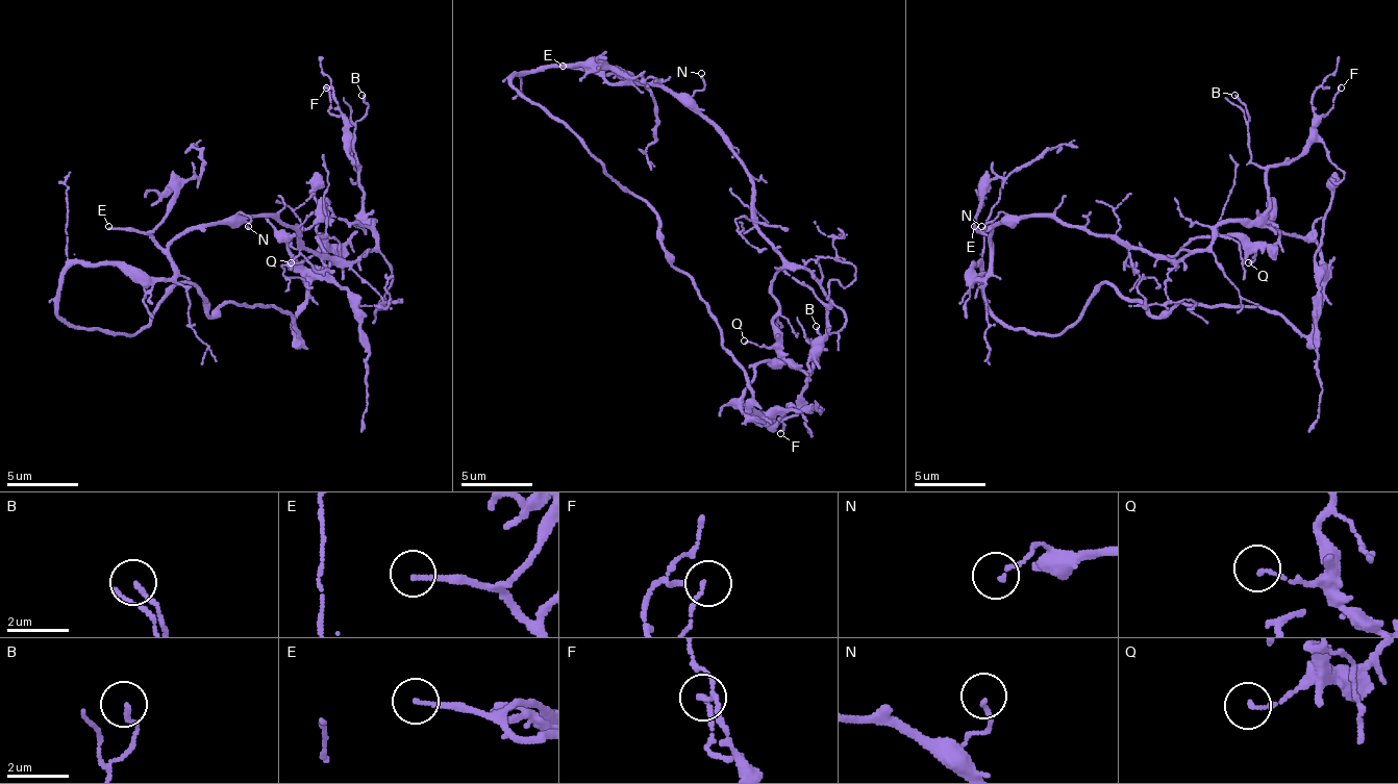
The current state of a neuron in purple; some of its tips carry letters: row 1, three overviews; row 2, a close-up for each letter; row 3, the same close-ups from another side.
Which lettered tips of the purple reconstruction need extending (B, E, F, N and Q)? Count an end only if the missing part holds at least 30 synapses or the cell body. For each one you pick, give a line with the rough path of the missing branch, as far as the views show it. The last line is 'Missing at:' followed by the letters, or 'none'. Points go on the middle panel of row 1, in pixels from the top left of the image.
E: course (563, 66), (580, 59), (620, 62), (630, 45), (648, 52), (638, 55), (627, 87), (598, 48), (580, 38)
Missing at: E

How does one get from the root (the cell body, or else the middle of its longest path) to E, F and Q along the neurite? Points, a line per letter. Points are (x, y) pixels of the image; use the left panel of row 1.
E: (73, 266), (77, 262), (130, 266), (148, 276), (170, 276), (173, 273), (173, 258), (148, 233), (108, 226)
F: (73, 266), (170, 276), (173, 241), (255, 216), (323, 255), (366, 255), (376, 226), (326, 87)
Q: (73, 266), (170, 276), (173, 241), (255, 216), (280, 220), (319, 255), (330, 255), (326, 237), (291, 262)

